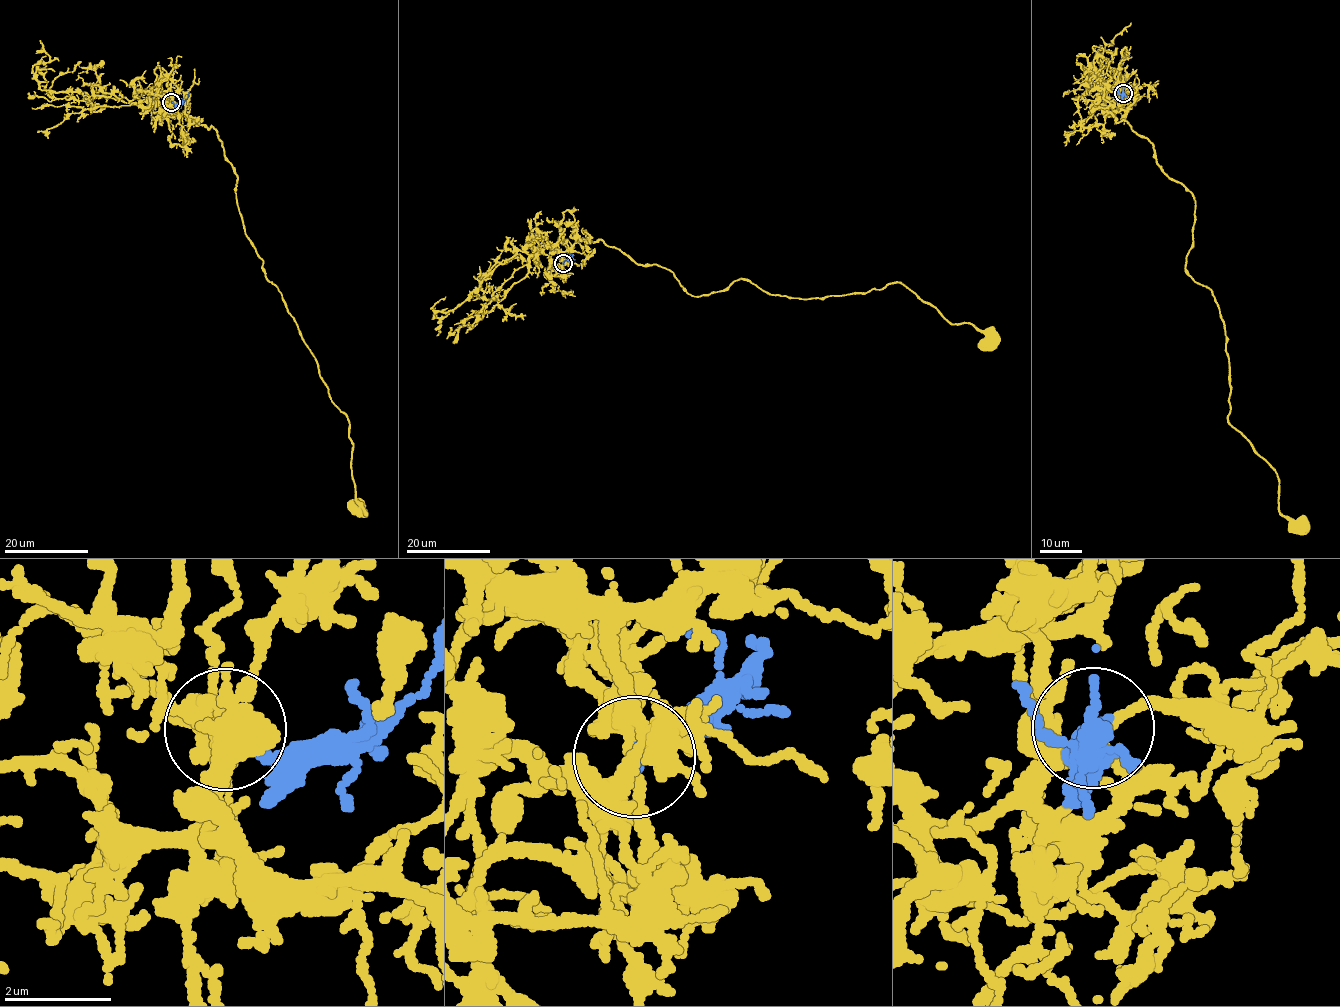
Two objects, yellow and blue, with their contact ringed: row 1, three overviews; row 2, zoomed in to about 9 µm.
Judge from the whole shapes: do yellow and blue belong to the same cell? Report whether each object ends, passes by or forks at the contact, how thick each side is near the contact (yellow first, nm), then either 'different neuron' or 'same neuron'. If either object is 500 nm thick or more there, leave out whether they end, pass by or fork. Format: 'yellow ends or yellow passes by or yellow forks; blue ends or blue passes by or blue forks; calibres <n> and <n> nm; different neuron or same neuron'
yellow forks; blue ends; calibres 190 and 240 nm; same neuron

